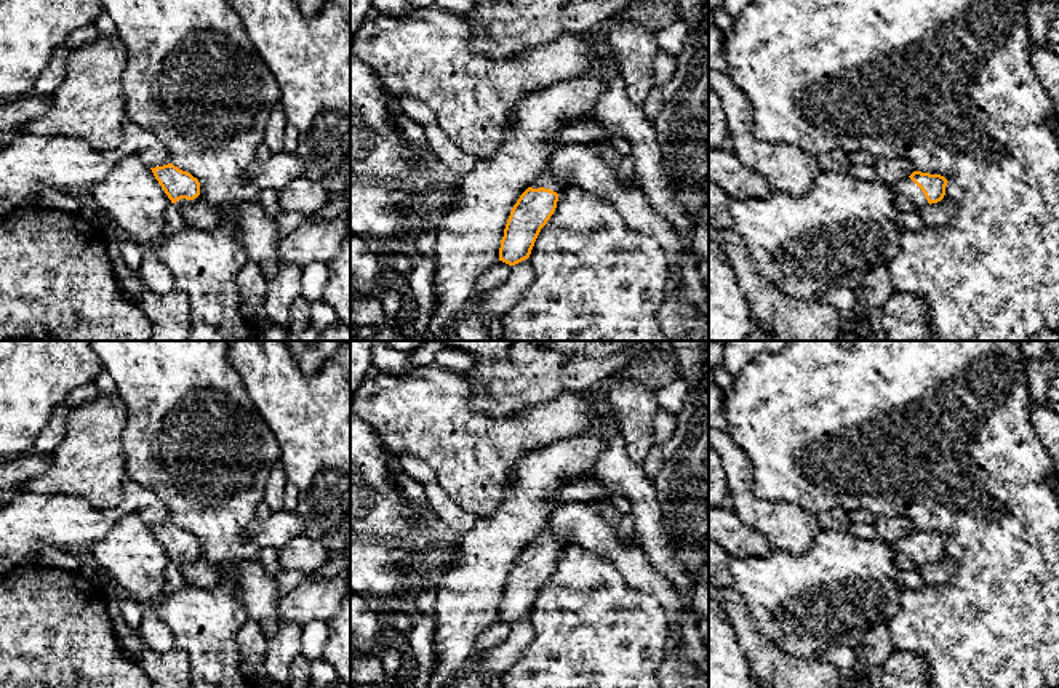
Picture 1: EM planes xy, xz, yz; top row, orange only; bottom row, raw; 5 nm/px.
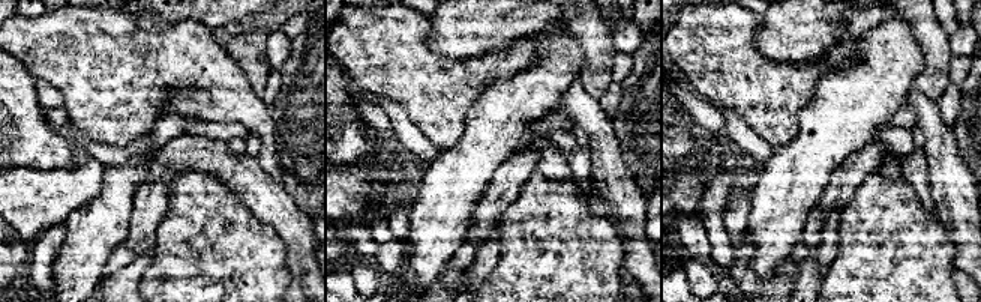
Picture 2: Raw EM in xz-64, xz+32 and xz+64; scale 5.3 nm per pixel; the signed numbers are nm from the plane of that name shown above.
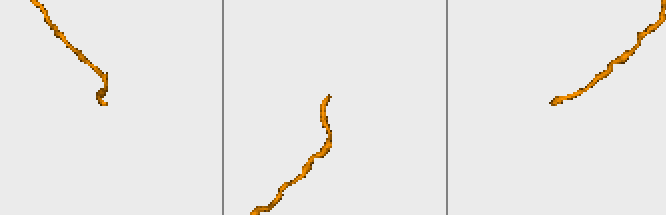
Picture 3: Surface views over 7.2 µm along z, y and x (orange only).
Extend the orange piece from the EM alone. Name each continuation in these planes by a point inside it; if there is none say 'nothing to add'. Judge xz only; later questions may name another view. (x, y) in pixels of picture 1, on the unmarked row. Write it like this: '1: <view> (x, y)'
1: xz (555, 540)

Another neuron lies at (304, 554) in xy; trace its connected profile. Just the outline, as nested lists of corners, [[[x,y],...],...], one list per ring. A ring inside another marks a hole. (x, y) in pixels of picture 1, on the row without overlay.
[[[304,533],[278,549],[278,563],[283,571],[315,573],[331,555],[320,541]]]

